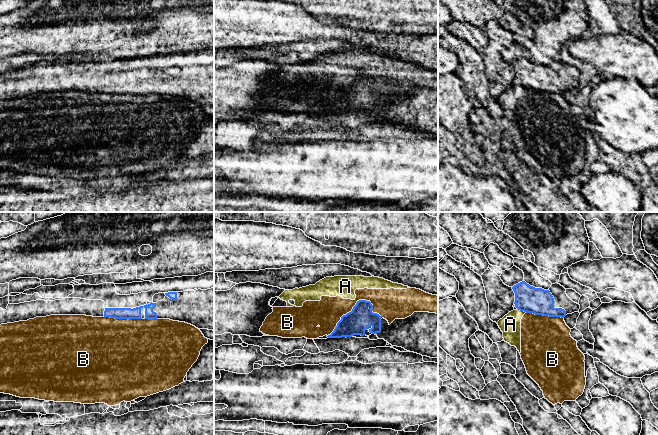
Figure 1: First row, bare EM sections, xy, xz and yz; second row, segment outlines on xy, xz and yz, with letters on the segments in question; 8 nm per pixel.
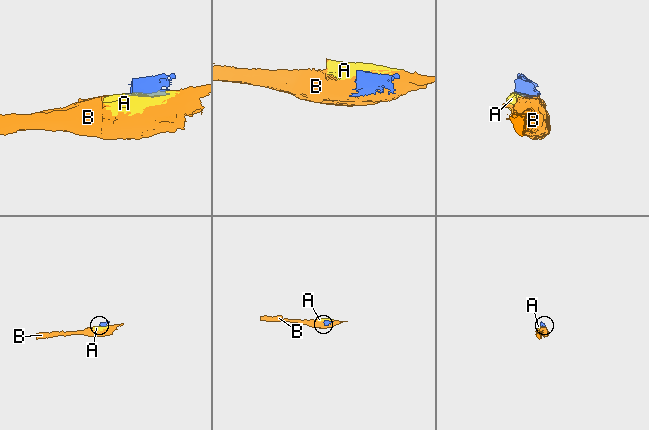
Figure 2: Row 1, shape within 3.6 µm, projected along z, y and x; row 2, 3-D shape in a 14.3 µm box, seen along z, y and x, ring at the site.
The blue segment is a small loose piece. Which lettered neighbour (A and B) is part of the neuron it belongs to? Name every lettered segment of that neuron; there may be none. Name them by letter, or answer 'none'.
none

